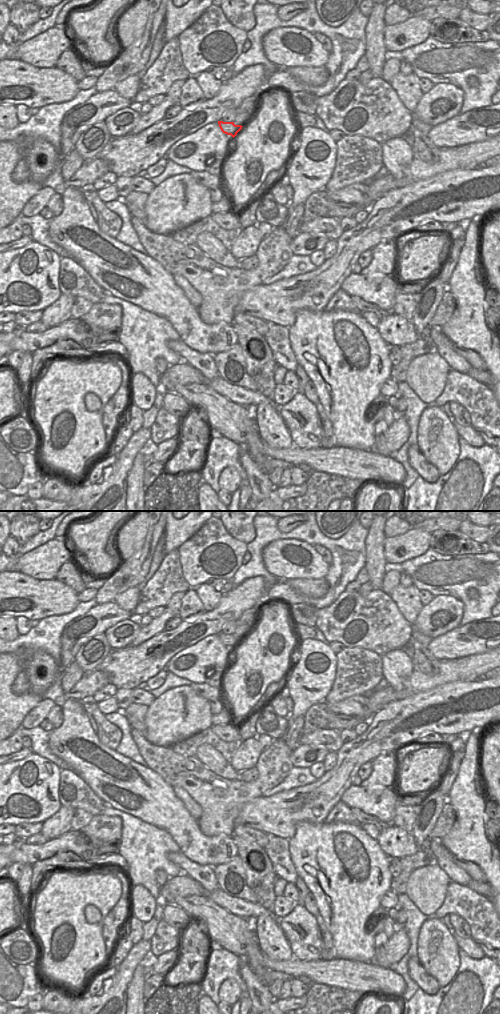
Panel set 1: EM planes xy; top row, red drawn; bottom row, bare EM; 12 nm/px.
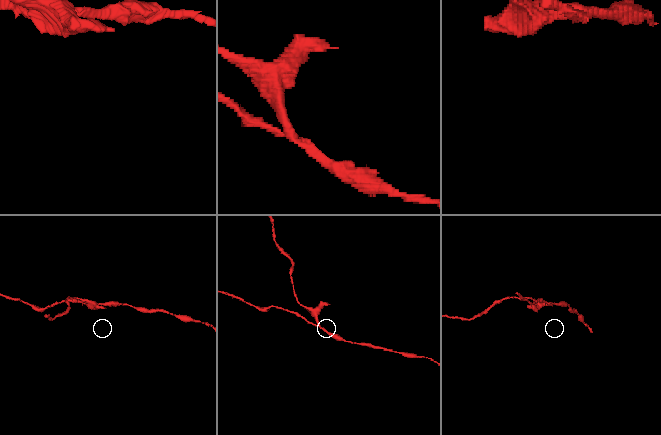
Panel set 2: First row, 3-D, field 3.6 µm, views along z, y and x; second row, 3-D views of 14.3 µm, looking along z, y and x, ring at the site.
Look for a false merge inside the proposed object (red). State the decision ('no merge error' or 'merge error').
merge error

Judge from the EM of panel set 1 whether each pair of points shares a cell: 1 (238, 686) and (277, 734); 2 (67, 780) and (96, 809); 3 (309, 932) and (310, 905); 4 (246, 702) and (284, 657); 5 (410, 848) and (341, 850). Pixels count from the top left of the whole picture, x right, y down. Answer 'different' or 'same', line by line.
1: different
2: same
3: different
4: same
5: different

